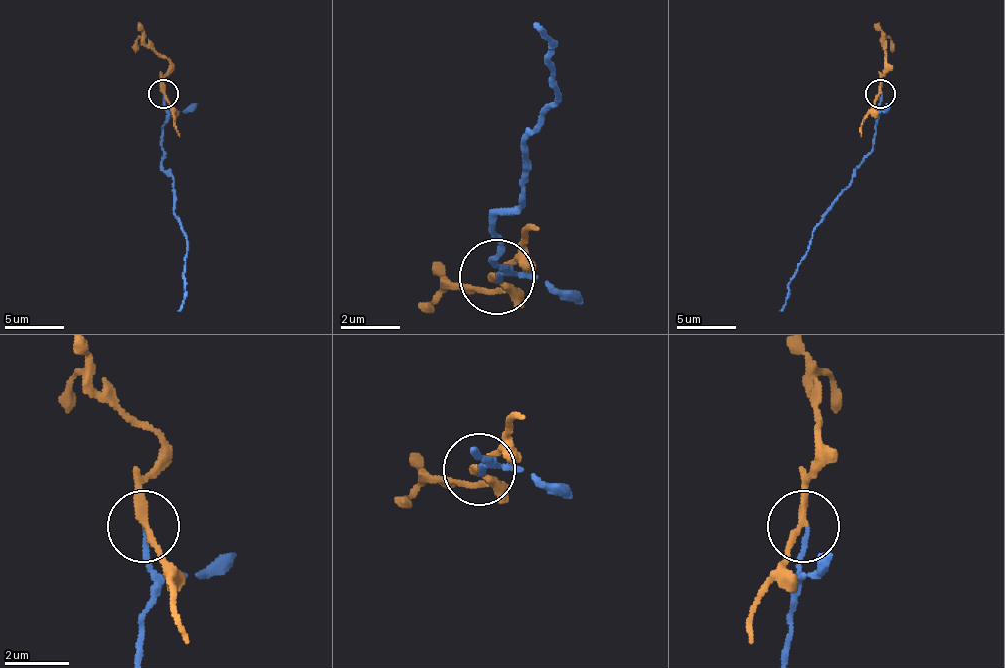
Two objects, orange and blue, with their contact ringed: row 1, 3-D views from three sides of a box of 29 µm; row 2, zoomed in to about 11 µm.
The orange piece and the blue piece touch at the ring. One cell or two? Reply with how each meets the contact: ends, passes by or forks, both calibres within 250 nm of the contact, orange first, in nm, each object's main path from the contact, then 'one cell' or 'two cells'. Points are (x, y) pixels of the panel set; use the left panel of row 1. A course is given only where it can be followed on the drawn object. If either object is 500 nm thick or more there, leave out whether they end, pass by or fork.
orange passes by | blue ends | 220/150 nm | orange via (164, 94), (170, 62), (140, 38), (134, 53) | blue via (164, 94), (167, 112), (161, 168), (173, 180), (173, 209), (187, 242), (184, 304), (179, 310) | two cells

